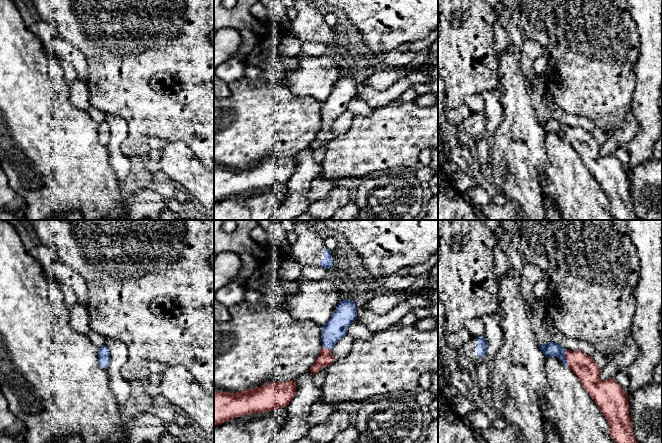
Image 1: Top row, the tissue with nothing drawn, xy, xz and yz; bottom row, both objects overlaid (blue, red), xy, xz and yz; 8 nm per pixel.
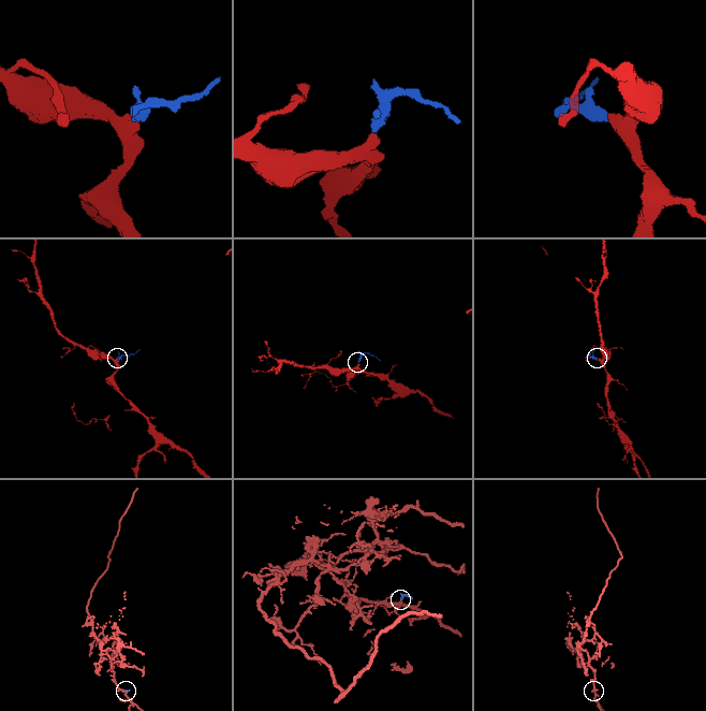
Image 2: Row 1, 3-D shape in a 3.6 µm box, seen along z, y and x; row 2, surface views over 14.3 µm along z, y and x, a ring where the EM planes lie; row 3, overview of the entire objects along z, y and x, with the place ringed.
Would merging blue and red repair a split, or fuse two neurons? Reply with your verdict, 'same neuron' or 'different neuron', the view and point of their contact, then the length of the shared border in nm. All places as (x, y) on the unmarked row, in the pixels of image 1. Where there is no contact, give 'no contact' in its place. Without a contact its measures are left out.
same neuron; meets blue in yz at (565, 133); contact 140 nm long

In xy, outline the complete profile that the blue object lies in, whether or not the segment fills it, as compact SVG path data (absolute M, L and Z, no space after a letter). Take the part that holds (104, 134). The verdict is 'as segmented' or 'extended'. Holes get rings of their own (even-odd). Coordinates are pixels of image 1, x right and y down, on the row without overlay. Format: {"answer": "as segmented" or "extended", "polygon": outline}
{"answer": "as segmented", "polygon": "M104 121L98 126L98 139L100 143L106 145L110 140L110 137L111 137L111 133L110 133L109 125L107 124L106 121Z"}

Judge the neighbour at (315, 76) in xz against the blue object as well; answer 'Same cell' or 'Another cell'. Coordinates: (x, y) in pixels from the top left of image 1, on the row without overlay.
Another cell

